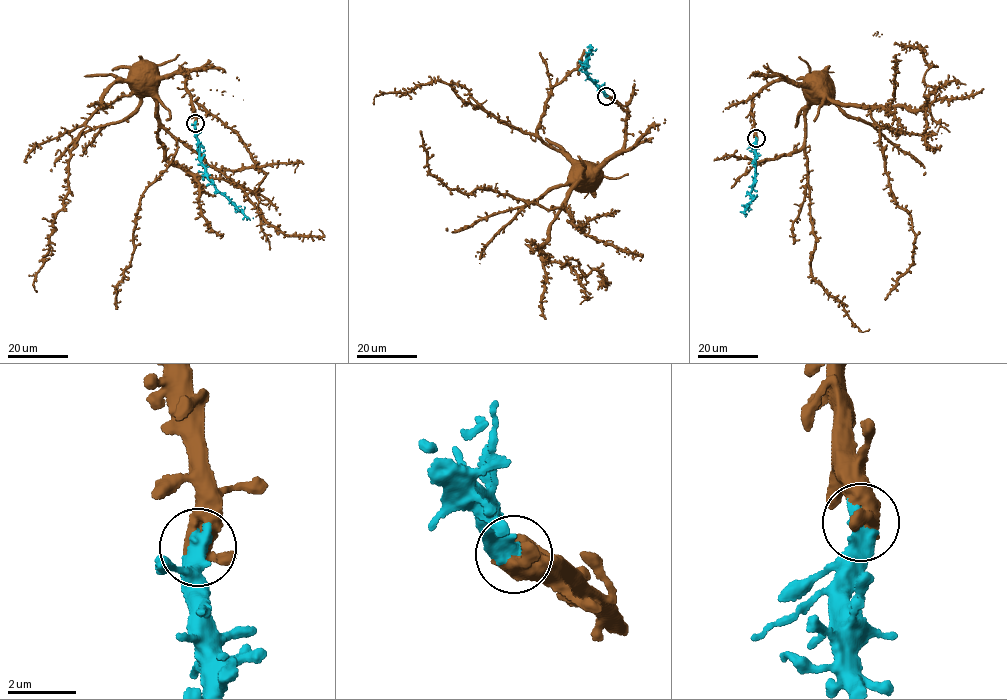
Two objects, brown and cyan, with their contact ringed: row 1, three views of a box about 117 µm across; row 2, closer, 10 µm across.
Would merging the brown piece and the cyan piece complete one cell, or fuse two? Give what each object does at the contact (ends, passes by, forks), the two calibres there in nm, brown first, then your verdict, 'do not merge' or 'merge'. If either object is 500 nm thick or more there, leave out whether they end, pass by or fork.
480 nm thick on the brown side, 600 nm on the other; merge

